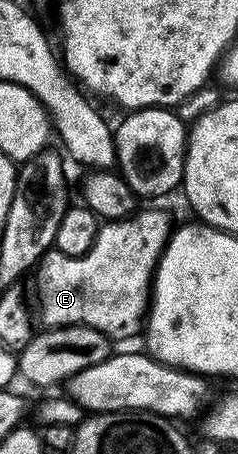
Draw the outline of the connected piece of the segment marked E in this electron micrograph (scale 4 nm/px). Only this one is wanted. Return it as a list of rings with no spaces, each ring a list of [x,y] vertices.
[[[143,207],[123,220],[108,220],[100,224],[97,239],[85,255],[66,257],[58,251],[46,253],[34,274],[35,289],[39,292],[37,317],[47,317],[47,324],[60,321],[62,325],[88,325],[101,331],[108,339],[135,337],[138,333],[140,336],[149,308],[155,269],[172,232],[173,224],[161,210]]]

